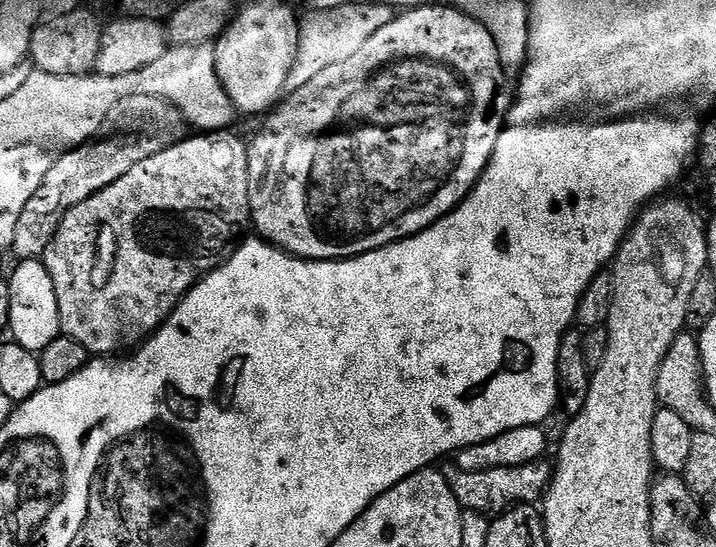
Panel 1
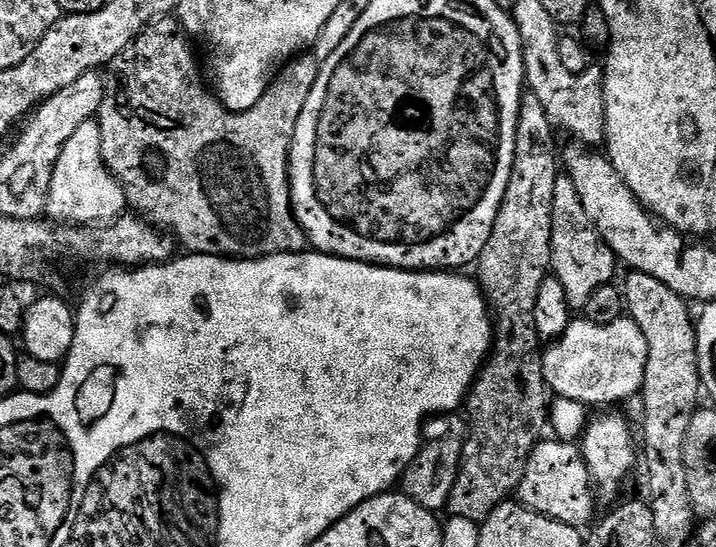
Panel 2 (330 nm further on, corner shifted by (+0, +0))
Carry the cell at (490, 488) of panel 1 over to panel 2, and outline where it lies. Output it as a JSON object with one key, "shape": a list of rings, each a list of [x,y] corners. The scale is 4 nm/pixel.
{"shape":[[[544,438],[529,454],[514,496],[524,508],[534,510],[546,518],[554,518],[558,522],[566,522],[566,526],[584,530],[593,523],[592,515],[596,512],[592,492],[594,493],[592,475],[588,472],[581,449],[572,442]]]}

